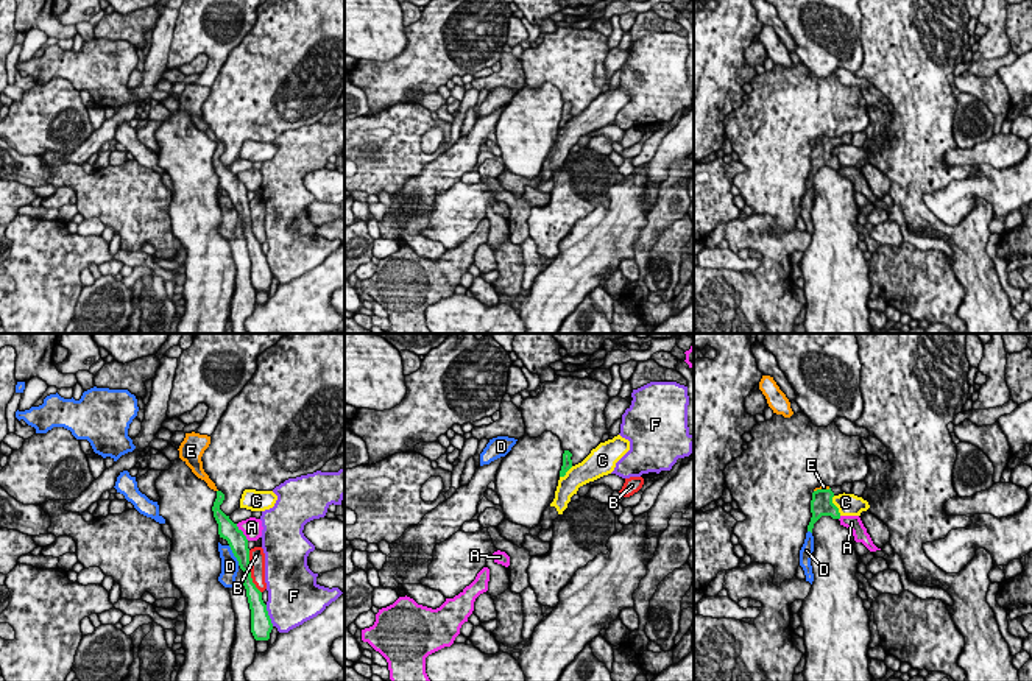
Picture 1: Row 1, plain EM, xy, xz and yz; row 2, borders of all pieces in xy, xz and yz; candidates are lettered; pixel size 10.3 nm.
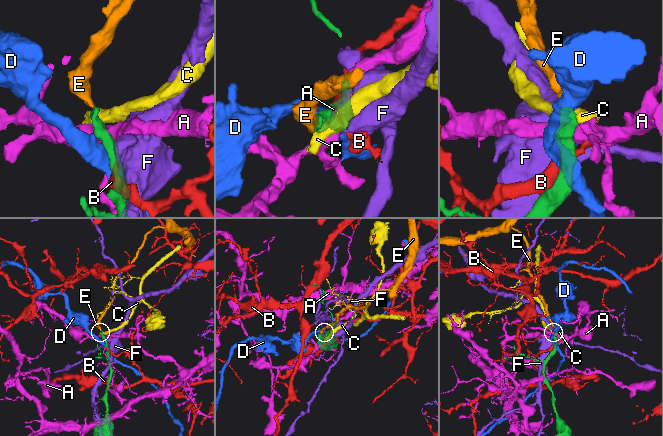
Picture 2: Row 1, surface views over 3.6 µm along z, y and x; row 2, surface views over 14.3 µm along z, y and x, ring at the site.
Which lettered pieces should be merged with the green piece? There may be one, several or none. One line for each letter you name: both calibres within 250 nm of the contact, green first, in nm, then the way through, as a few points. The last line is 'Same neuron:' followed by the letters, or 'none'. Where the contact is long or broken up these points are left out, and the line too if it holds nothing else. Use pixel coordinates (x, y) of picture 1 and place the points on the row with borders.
E: calibres 220 and 50 nm; way yz (822, 504), (822, 490), (823, 486)
Same neuron: E

